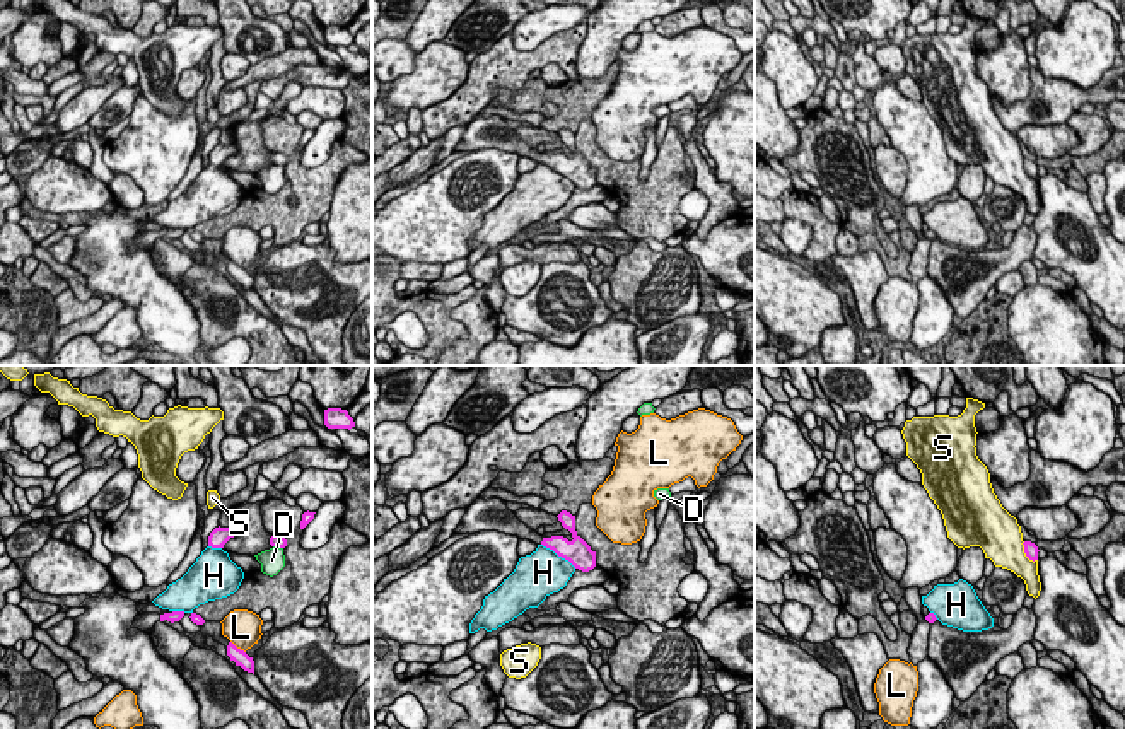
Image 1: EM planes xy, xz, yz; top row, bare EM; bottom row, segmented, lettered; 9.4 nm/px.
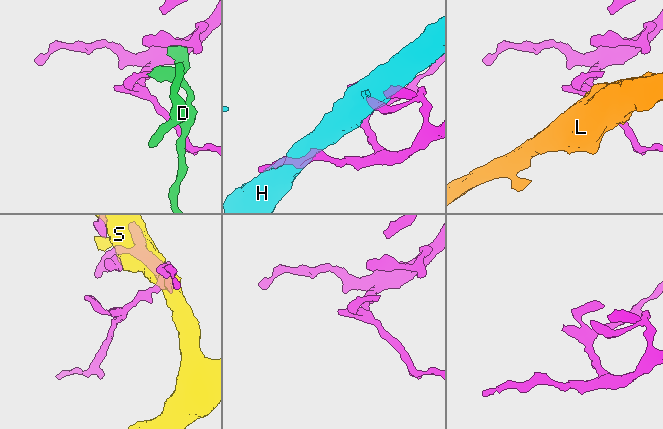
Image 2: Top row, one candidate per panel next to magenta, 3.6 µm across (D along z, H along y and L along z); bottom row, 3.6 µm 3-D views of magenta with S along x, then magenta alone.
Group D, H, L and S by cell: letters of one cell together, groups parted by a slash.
D / H / L / S

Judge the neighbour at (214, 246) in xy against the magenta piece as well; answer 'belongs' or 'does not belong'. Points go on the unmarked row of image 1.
does not belong

